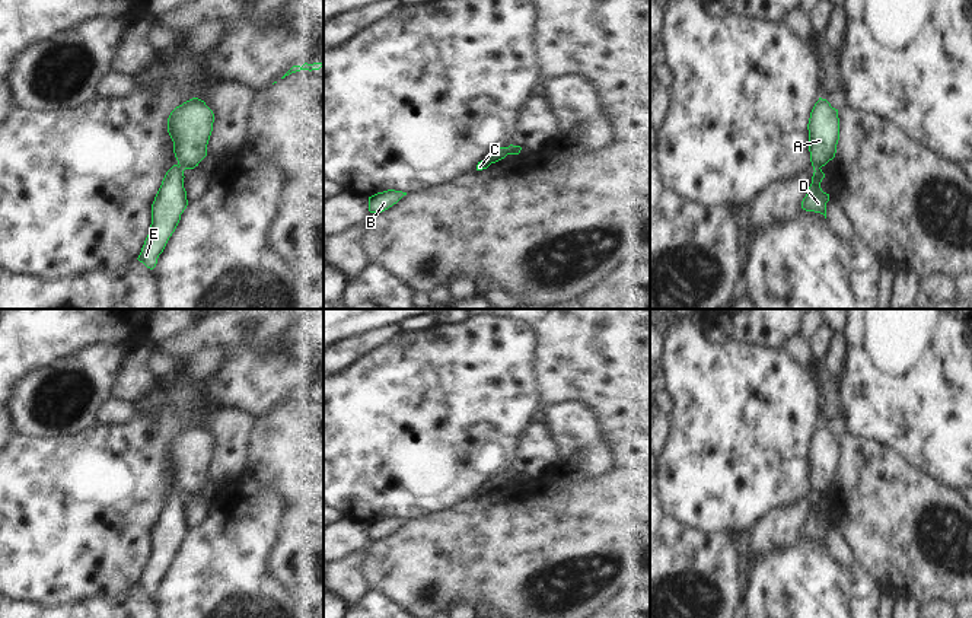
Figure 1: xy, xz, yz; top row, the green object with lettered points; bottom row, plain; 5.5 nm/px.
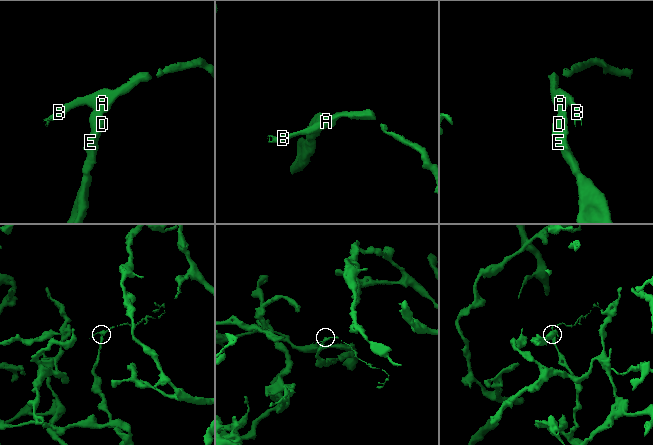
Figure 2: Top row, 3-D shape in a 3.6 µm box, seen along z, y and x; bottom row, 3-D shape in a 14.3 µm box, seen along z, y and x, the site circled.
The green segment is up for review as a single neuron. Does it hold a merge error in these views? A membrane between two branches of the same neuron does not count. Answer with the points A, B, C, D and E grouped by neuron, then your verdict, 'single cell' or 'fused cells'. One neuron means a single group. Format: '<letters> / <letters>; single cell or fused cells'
A B / C D E; fused cells

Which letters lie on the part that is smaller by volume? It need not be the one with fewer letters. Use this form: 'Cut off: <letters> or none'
Cut off: A, B

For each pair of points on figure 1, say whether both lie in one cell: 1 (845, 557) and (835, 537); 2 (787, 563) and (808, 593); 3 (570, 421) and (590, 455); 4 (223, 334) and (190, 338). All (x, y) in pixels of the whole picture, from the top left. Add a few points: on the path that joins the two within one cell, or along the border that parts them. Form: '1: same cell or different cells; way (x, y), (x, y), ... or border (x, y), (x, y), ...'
1: same cell; way (843, 553), (835, 541)
2: same cell; way (787, 570), (800, 586)
3: same cell; way (576, 430), (582, 446)
4: same cell; way (214, 334), (198, 337)

